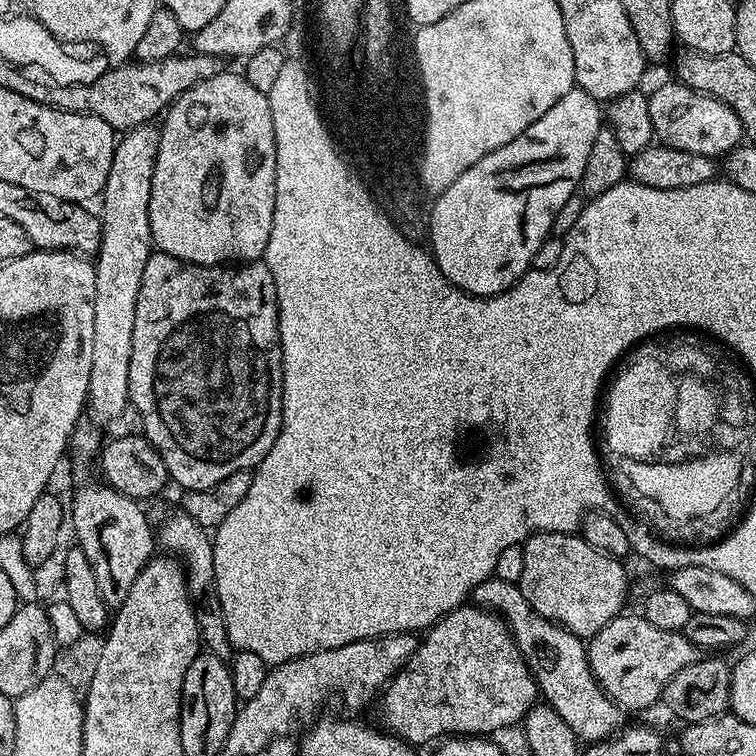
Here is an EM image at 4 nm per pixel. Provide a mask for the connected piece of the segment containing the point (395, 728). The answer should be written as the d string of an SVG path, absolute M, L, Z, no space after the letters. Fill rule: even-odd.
M461 606L447 612L425 636L408 663L388 681L380 705L379 700L375 705L379 727L405 744L421 746L445 734L480 738L500 732L511 724L519 725L538 702L532 671L497 613Z

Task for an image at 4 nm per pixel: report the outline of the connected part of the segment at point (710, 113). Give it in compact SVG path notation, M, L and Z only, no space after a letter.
M671 83L660 84L647 93L650 122L654 122L654 137L659 143L674 150L690 150L690 154L713 158L723 157L740 147L745 139L744 127L730 106L705 92L695 92L685 84Z

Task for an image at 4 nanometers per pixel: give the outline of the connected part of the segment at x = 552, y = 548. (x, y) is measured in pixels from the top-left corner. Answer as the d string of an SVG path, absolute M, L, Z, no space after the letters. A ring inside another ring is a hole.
M534 532L522 545L524 557L520 560L520 577L518 583L521 594L526 598L526 602L539 616L544 616L565 628L569 632L581 638L591 638L598 634L598 630L602 630L602 626L606 626L606 622L610 622L615 616L621 615L625 611L624 603L628 600L628 572L623 568L621 561L615 556L609 556L602 550L594 550L594 546L590 546L590 542L586 542L583 536L570 532Z

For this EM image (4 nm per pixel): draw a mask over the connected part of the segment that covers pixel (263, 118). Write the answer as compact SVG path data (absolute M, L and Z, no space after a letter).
M225 70L214 78L206 78L198 82L190 90L186 90L173 104L168 105L159 125L160 141L158 154L154 162L154 178L150 186L150 230L152 243L157 249L170 254L188 264L210 264L224 266L229 262L256 262L261 259L270 242L270 226L274 222L274 206L276 205L276 139L274 138L274 122L270 118L270 102L265 92L254 90L250 82L239 71Z

